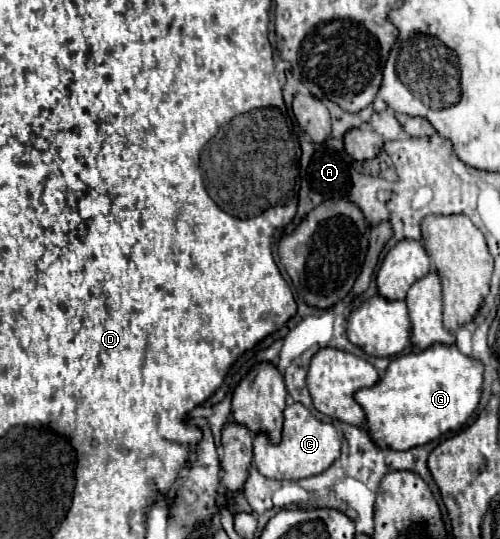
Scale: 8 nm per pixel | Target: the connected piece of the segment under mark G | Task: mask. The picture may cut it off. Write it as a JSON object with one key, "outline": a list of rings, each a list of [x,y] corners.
{"outline":[[[431,345],[425,351],[395,357],[387,367],[385,377],[379,379],[373,387],[359,389],[355,393],[355,399],[367,415],[367,431],[371,433],[375,443],[379,447],[407,451],[411,447],[425,445],[447,431],[461,429],[479,407],[481,393],[483,393],[483,363],[479,359],[463,355],[457,349],[457,345]]]}

